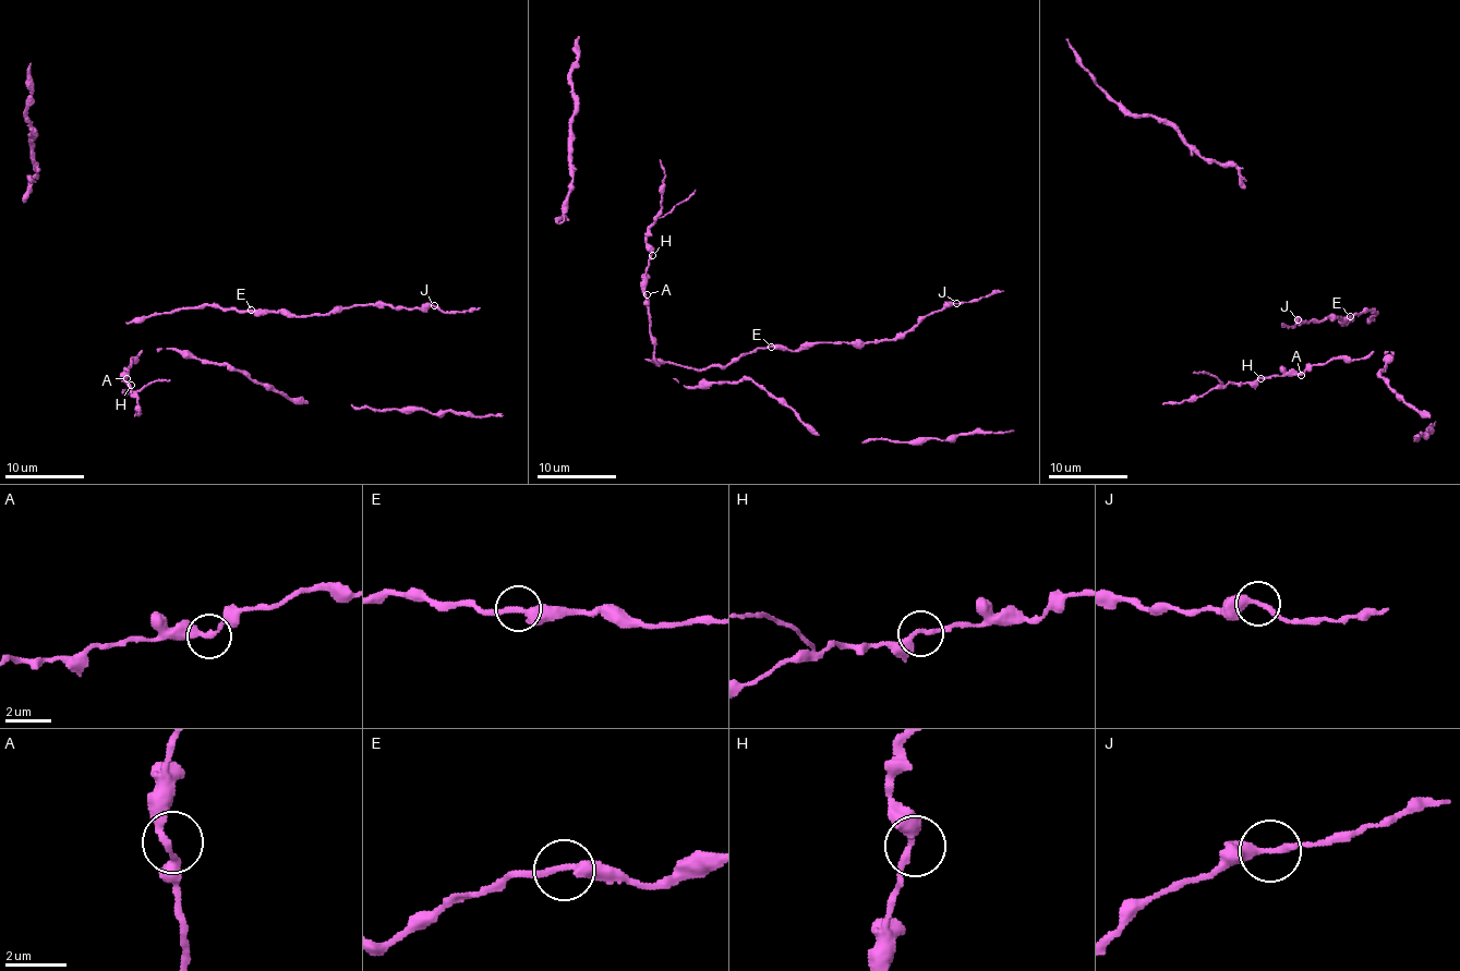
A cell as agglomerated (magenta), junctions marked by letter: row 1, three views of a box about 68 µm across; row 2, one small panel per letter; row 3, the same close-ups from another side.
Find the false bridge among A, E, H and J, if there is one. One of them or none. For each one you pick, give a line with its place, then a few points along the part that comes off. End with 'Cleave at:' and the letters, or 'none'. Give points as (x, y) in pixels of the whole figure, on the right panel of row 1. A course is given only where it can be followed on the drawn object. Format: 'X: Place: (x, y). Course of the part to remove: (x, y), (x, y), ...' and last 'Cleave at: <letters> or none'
Cleave at: none

